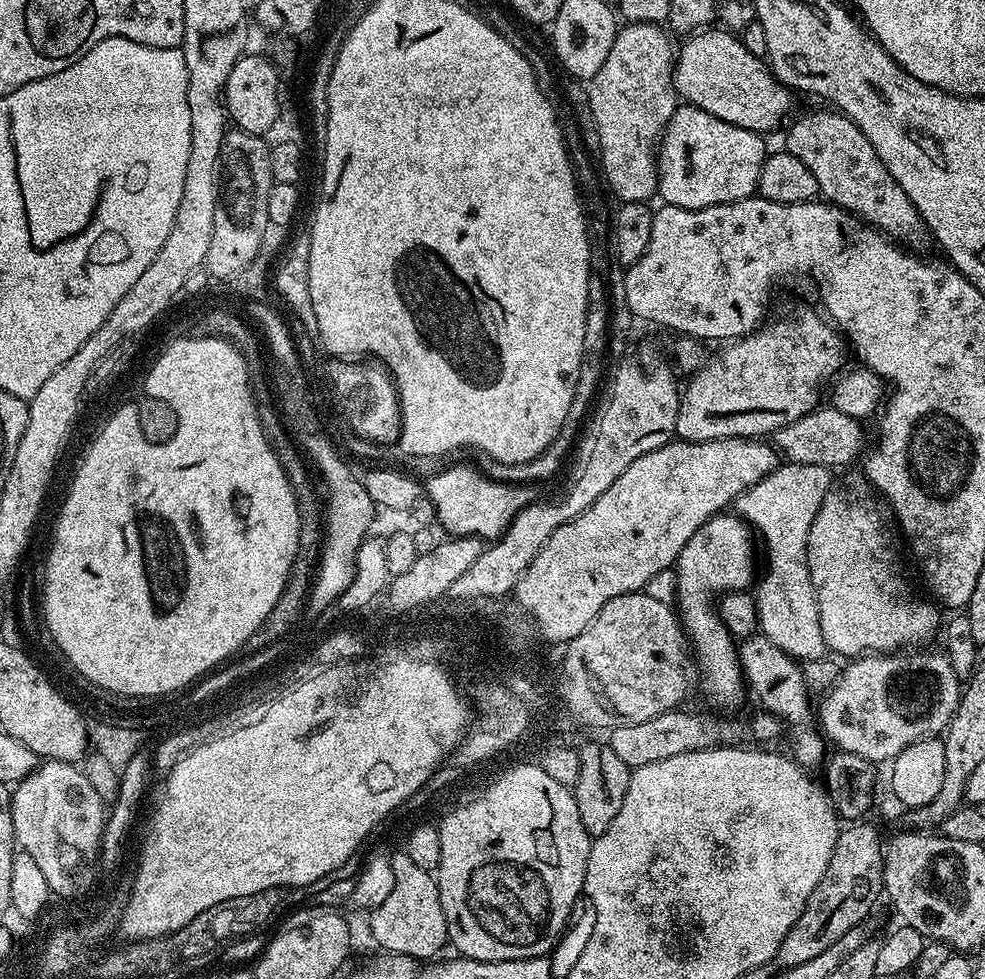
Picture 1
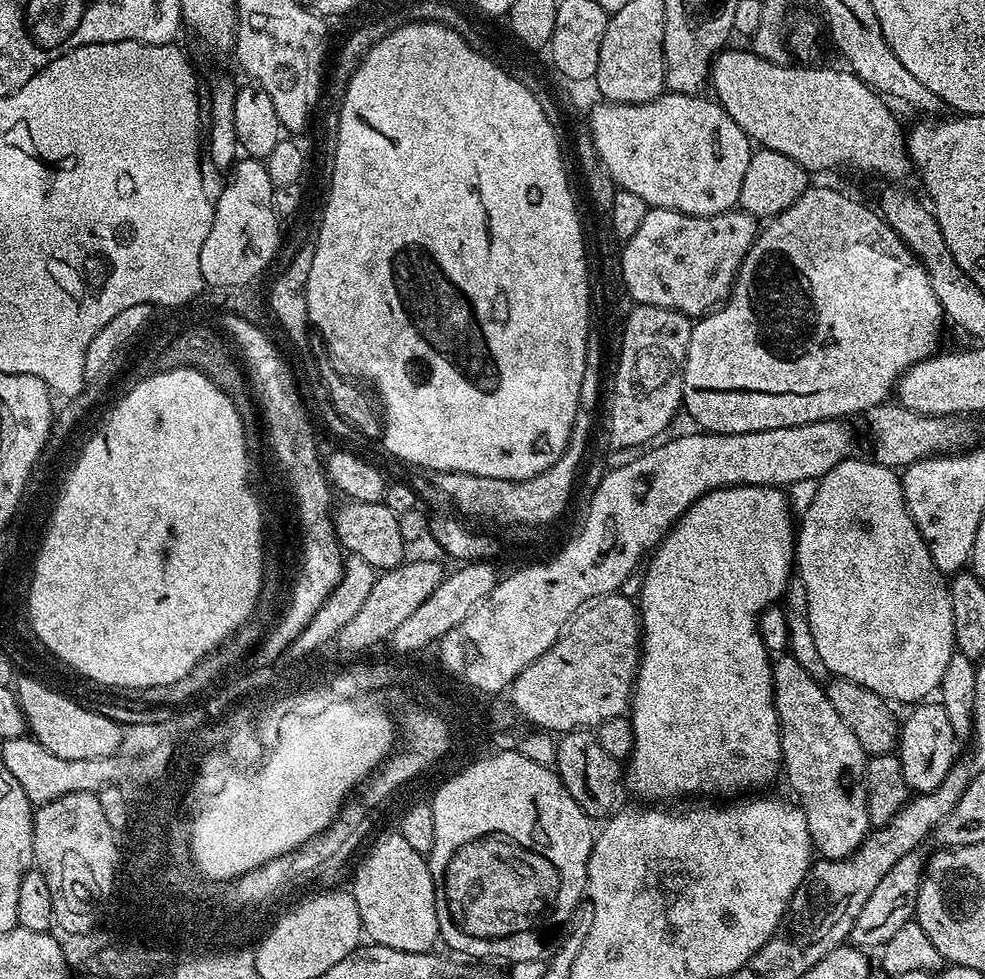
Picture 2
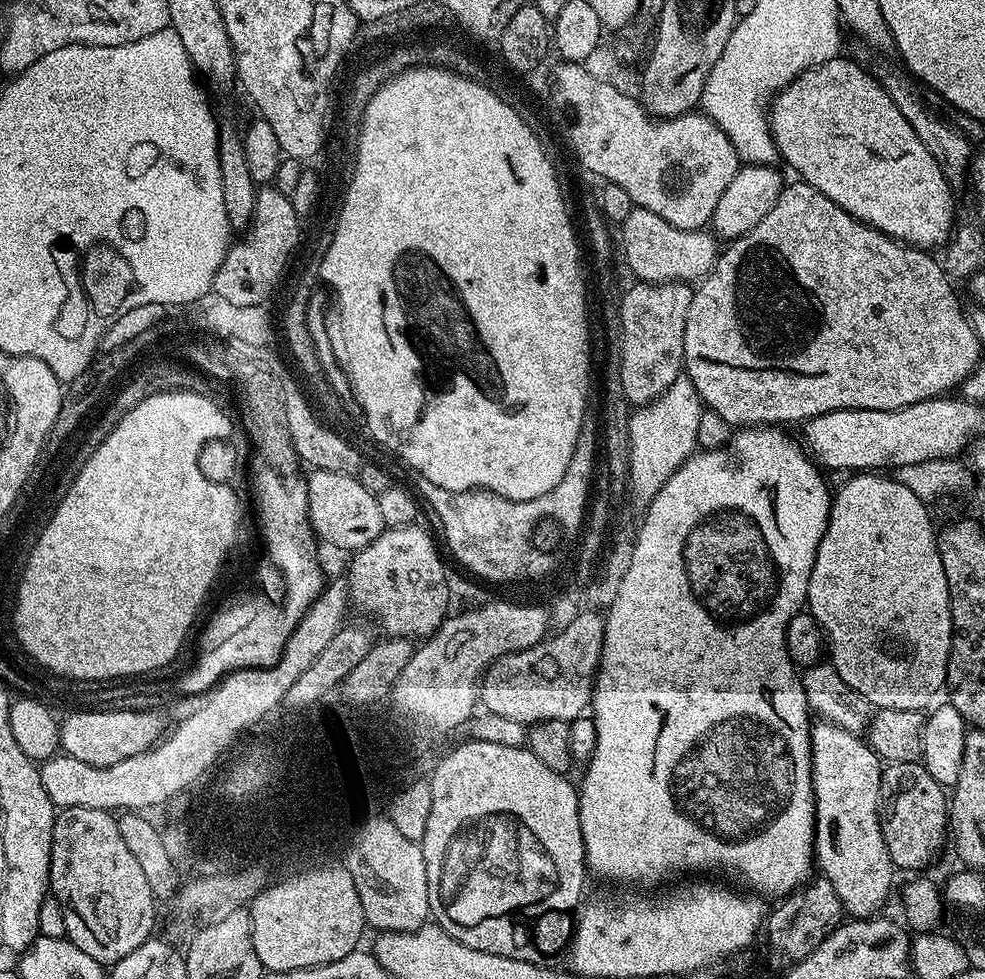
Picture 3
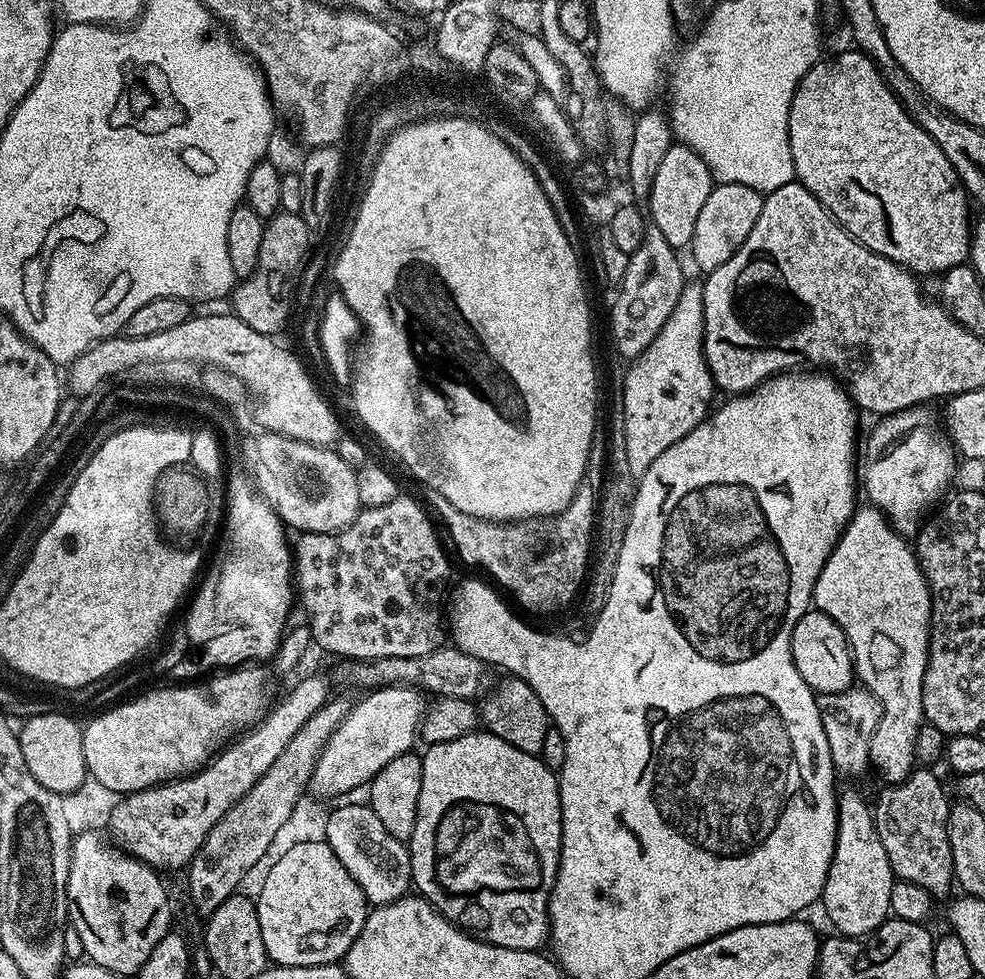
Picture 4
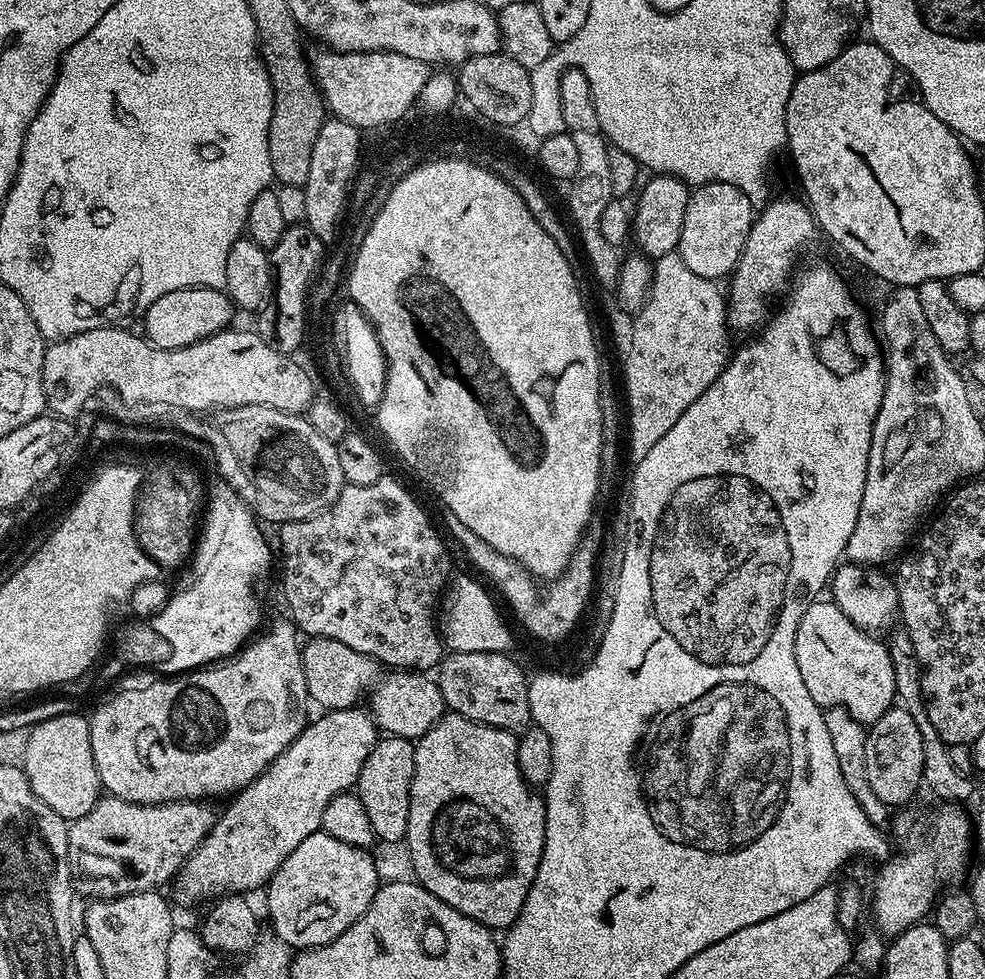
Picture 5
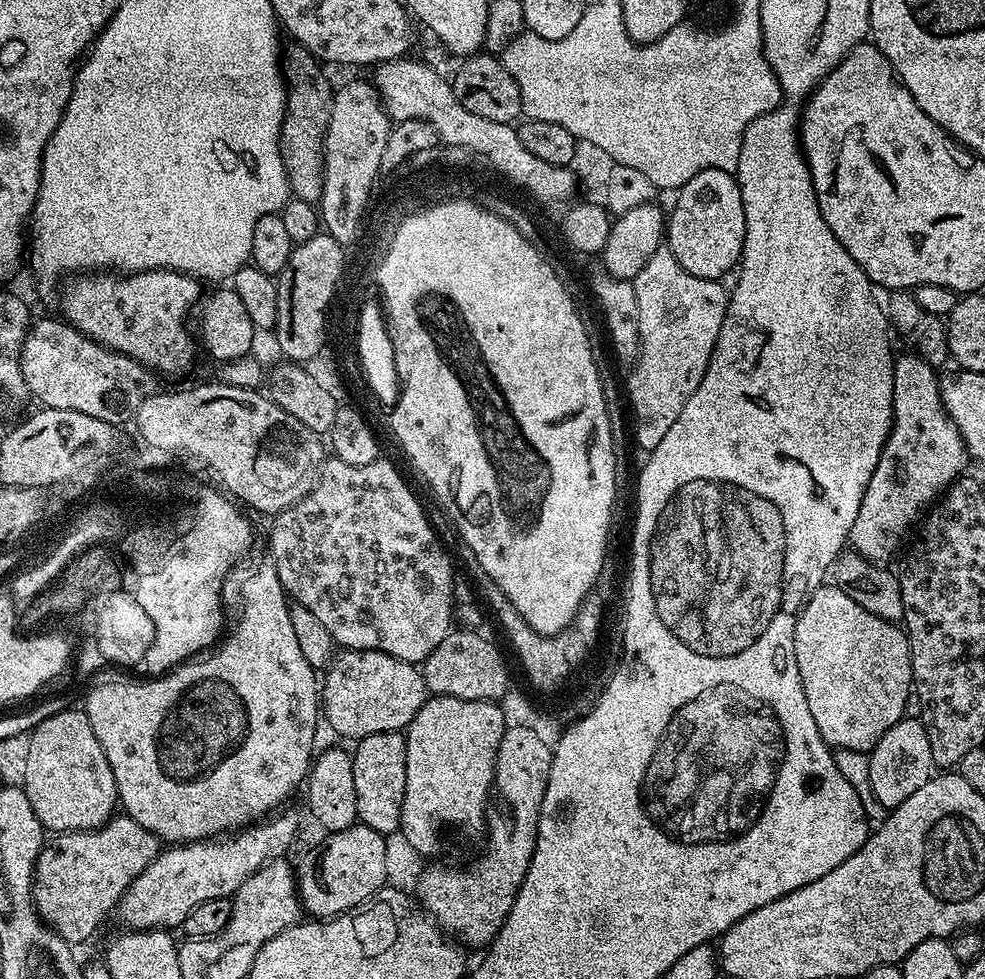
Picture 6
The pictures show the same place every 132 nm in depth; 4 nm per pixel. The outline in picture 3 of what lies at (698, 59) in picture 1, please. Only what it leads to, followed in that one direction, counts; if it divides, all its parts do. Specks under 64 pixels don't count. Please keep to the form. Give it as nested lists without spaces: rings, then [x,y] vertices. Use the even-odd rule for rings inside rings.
[[[844,59],[827,60],[806,70],[801,76],[794,78],[794,82],[786,85],[783,92],[777,93],[770,106],[770,123],[779,159],[785,160],[800,175],[797,177],[803,183],[814,186],[814,190],[826,194],[826,198],[830,198],[830,202],[842,206],[842,210],[846,210],[846,214],[850,214],[855,220],[861,220],[864,224],[869,224],[871,228],[877,228],[882,234],[899,240],[901,244],[911,244],[914,248],[932,250],[935,249],[935,244],[942,243],[941,245],[943,245],[954,232],[952,219],[956,216],[956,204],[952,201],[953,188],[946,182],[946,178],[942,174],[938,162],[934,162],[930,150],[926,150],[926,146],[922,146],[922,138],[918,138],[918,134],[914,134],[914,126],[910,126],[910,122],[906,122],[906,118],[902,118],[902,110],[898,110],[898,106],[892,101],[890,94],[886,94],[886,90],[880,85],[875,75],[871,71],[867,72],[862,65]]]

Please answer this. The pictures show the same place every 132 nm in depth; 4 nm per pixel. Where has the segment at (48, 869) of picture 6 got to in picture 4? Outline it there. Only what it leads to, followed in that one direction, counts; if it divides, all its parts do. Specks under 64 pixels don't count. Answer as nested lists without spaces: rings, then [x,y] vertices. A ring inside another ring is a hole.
[[[304,676],[277,704],[275,701],[269,707],[268,713],[259,722],[253,724],[243,734],[237,735],[223,750],[217,751],[203,768],[183,778],[157,784],[155,788],[144,788],[141,792],[127,793],[120,799],[118,806],[115,806],[107,825],[109,829],[113,829],[120,835],[119,847],[123,848],[128,855],[135,856],[143,864],[148,864],[157,870],[180,867],[183,869],[189,865],[207,834],[214,828],[214,824],[243,798],[246,792],[254,786],[254,782],[258,782],[258,778],[262,778],[262,774],[270,770],[270,766],[274,766],[278,754],[286,750],[290,738],[294,738],[294,734],[298,734],[298,730],[306,726],[310,714],[314,714],[323,704],[327,704],[329,699],[326,677]]]

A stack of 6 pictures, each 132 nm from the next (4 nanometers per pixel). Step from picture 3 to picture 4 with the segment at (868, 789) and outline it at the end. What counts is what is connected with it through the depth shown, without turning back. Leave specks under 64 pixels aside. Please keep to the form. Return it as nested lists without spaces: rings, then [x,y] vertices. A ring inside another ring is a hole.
[[[856,792],[839,793],[836,801],[838,826],[834,856],[824,883],[822,905],[828,920],[836,924],[835,931],[842,936],[866,937],[876,932],[889,919],[890,894],[894,881],[886,846],[878,838],[873,809]]]

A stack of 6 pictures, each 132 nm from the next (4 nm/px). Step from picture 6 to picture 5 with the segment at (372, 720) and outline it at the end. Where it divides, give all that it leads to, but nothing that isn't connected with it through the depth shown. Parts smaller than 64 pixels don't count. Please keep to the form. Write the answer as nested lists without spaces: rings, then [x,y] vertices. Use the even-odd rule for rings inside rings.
[[[400,670],[388,675],[370,693],[370,715],[381,733],[401,736],[415,742],[426,735],[439,722],[440,717],[445,715],[440,688],[431,675],[420,670]]]

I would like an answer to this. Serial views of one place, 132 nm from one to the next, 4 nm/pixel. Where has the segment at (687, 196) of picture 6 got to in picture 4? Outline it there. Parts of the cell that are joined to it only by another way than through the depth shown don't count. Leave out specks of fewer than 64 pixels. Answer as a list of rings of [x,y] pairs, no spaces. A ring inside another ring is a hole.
[[[717,183],[712,189],[710,198],[698,213],[698,223],[694,225],[694,238],[690,245],[692,260],[704,274],[713,272],[718,266],[730,262],[734,254],[750,238],[750,230],[754,230],[754,222],[758,222],[758,214],[762,214],[764,196],[750,186]]]

